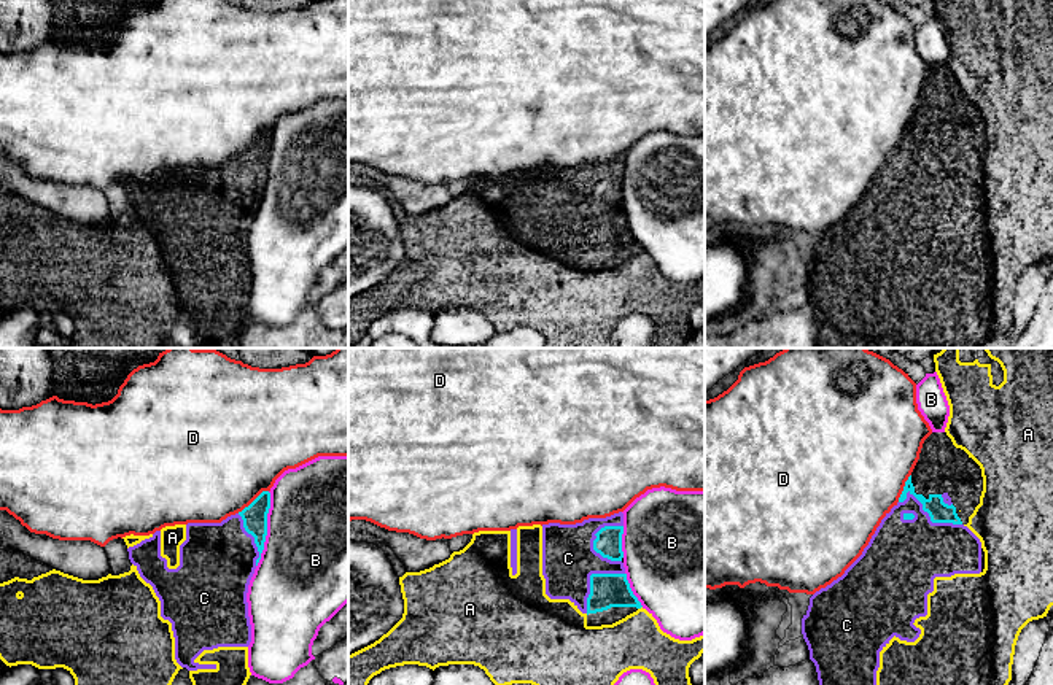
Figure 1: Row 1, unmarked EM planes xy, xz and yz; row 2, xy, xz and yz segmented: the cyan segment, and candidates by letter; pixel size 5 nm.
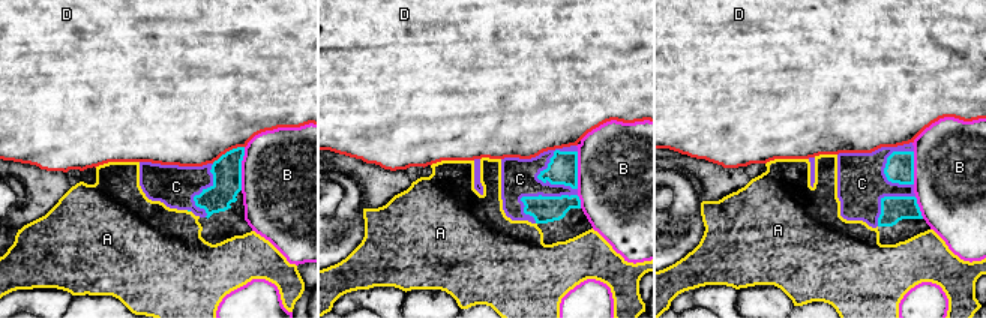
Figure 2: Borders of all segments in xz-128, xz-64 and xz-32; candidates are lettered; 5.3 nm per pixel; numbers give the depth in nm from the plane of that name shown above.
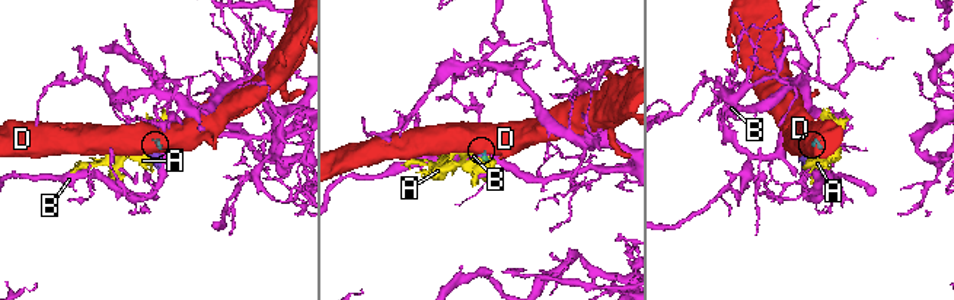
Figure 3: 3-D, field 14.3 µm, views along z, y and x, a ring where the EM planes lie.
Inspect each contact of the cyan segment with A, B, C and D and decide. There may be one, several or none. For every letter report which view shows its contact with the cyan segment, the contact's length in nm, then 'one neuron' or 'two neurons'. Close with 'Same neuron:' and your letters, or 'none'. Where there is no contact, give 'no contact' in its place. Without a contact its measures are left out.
A: meets cyan in xz; contact 30 nm long; two neurons
B: meets cyan in xy; contact 380 nm long; two neurons
C: meets cyan in yz; contact 340 nm long; one neuron
D: meets cyan in xy; contact 200 nm long; two neurons
Same neuron: C

